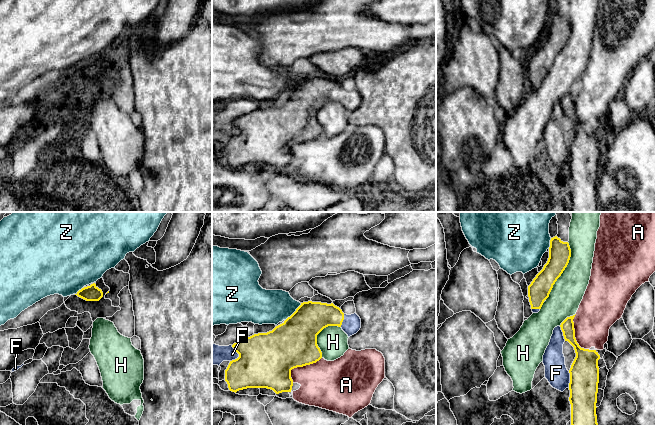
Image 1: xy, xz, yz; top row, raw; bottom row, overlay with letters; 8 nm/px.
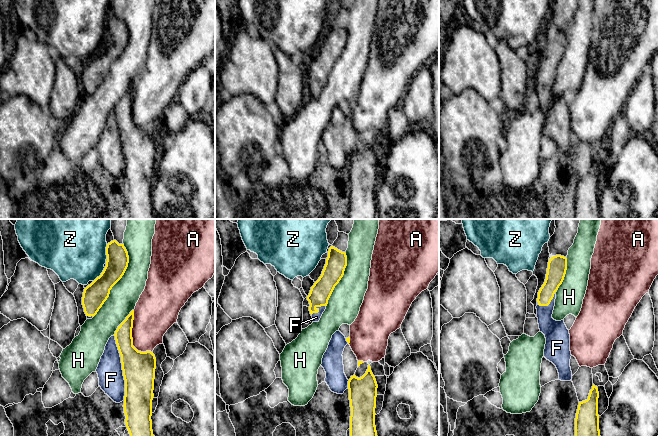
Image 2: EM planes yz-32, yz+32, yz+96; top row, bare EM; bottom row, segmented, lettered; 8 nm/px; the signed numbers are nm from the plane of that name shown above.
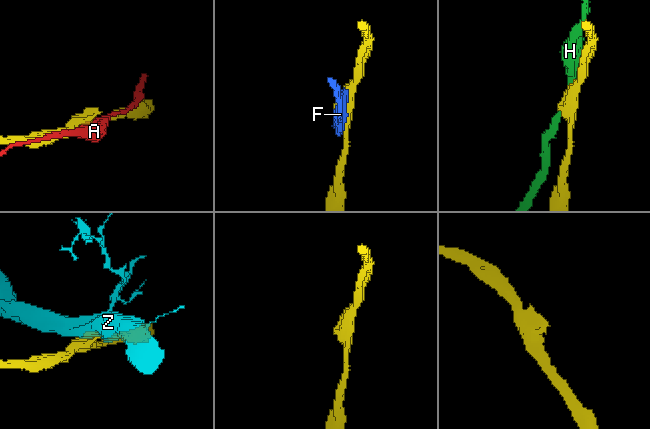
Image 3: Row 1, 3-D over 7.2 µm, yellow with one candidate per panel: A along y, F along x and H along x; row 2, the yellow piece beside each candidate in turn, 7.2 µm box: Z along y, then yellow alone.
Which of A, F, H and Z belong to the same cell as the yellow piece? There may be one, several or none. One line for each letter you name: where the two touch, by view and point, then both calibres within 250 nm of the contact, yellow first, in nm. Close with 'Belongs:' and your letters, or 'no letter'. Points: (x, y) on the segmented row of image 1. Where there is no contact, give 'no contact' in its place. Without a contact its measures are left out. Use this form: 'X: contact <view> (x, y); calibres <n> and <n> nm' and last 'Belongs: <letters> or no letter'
F: contact xz (239, 355); calibres 440 and 170 nm
Belongs: F

